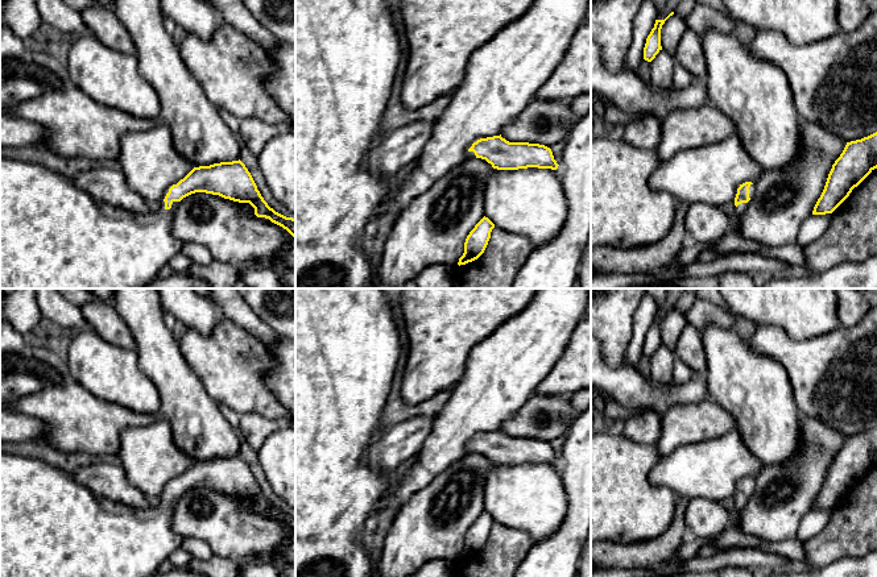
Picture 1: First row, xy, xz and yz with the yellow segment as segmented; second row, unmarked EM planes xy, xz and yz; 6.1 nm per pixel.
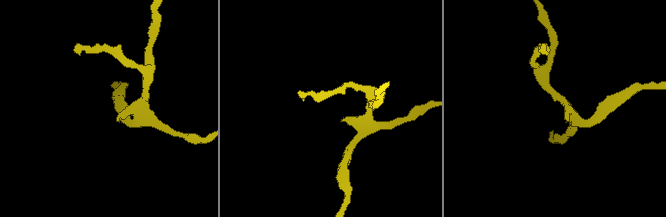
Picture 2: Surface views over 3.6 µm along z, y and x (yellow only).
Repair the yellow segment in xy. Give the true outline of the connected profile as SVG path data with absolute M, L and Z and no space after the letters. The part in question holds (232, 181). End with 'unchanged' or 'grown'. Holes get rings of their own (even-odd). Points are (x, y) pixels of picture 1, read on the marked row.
M0 158L0 288L144 288L181 253L183 244L171 234L174 208L183 198L195 192L249 203L257 217L269 219L295 237L295 219L268 206L240 159L194 167L169 188L156 211L138 213L98 202L71 179L38 163Z; grown

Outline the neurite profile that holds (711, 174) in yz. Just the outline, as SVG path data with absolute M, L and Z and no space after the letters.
M737 133L712 145L686 149L677 153L650 174L651 190L666 191L677 202L723 206L735 202L737 188L745 183L756 183L762 167L749 155Z

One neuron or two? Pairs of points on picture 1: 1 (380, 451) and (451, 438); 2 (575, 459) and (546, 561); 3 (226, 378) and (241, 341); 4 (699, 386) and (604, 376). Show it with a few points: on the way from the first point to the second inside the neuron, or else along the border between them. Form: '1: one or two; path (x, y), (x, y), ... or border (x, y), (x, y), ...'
1: two; border (435, 416), (429, 436), (416, 455)
2: one; path (576, 484), (576, 524), (570, 536)
3: one; path (232, 369), (232, 351)
4: one; path (675, 393), (644, 394), (628, 387)

